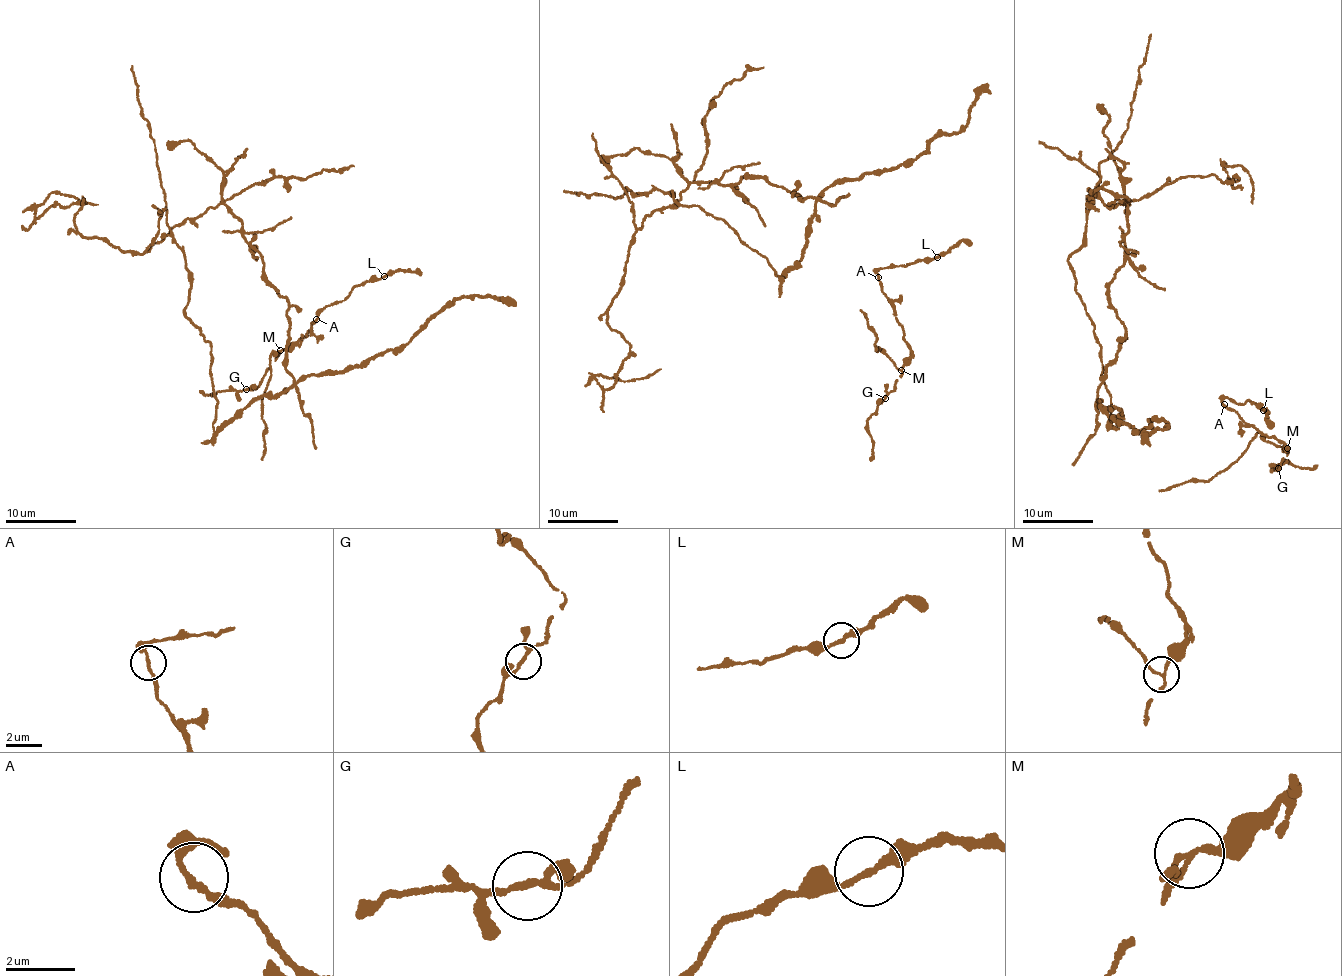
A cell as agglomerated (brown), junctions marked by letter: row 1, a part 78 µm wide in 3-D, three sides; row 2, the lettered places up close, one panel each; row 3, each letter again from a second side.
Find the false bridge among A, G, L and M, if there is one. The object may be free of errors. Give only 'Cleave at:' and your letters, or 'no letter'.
Cleave at: M

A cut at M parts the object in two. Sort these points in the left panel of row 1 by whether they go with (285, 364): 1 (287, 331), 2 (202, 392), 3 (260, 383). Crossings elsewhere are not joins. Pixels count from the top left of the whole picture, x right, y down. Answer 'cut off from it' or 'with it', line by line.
1: with it
2: cut off from it
3: cut off from it

